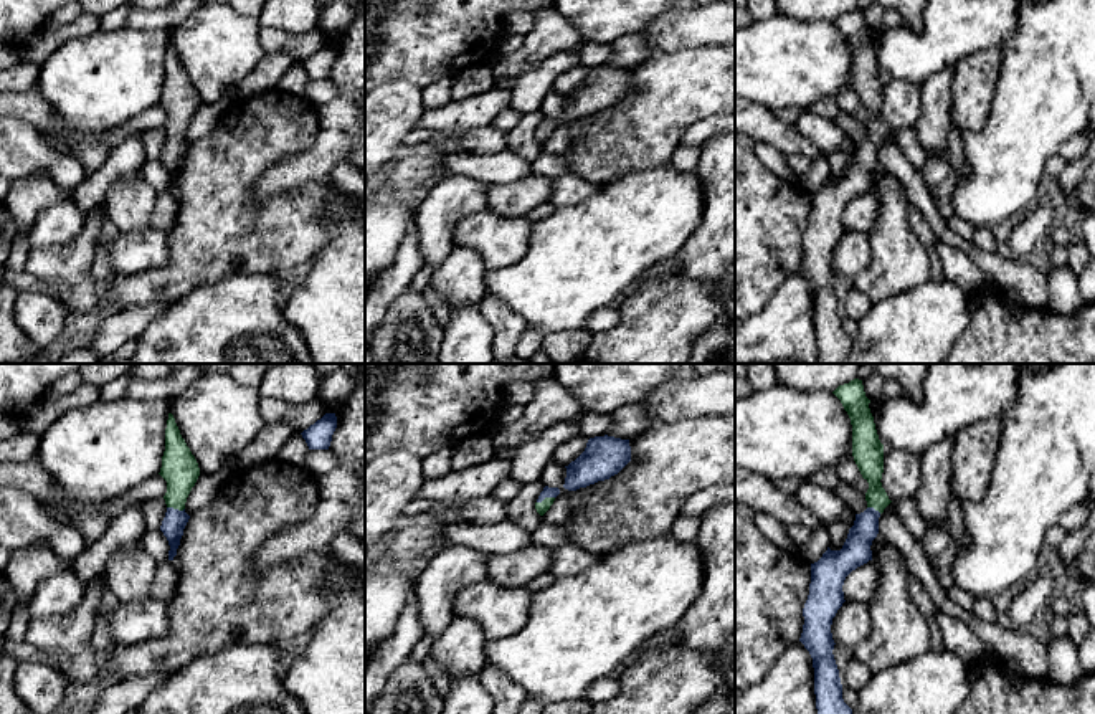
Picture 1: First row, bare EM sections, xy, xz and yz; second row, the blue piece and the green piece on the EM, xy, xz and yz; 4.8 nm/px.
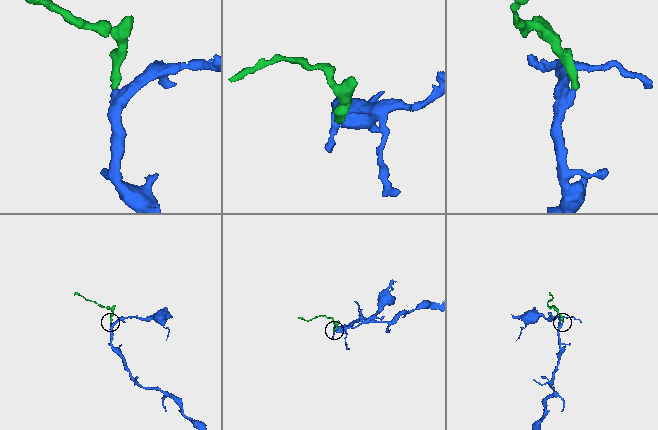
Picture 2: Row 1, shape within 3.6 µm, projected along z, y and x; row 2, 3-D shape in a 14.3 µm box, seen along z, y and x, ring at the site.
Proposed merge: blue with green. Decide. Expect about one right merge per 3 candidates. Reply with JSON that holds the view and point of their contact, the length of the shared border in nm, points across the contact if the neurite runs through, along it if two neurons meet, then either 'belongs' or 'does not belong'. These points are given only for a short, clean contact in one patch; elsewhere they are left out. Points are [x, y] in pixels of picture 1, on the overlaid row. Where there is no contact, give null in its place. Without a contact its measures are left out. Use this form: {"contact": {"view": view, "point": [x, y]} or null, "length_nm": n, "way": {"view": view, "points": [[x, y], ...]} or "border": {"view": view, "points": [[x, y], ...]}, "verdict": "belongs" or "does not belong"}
{"contact": {"view": "xy", "point": [175, 509]}, "length_nm": 90, "way": {"view": "xy", "points": [[174, 523], [175, 509], [180, 470]]}, "verdict": "belongs"}

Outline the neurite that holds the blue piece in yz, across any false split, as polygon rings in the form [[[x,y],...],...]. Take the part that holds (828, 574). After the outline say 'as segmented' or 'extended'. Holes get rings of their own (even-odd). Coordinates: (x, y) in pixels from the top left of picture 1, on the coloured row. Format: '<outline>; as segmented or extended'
[[[854,378],[832,392],[847,412],[852,425],[852,456],[869,483],[867,509],[856,514],[854,526],[841,550],[827,550],[811,564],[809,595],[803,608],[804,625],[799,641],[809,651],[814,668],[814,694],[818,714],[852,714],[842,699],[839,669],[832,654],[832,618],[842,607],[842,585],[857,567],[872,560],[872,540],[879,534],[879,517],[892,502],[882,488],[884,445],[879,440],[870,400],[862,380]]]; extended

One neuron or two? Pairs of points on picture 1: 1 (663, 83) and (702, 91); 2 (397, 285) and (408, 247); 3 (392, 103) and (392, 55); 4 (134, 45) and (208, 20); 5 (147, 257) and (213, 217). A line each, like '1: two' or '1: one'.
1: one
2: one
3: two
4: two
5: two

